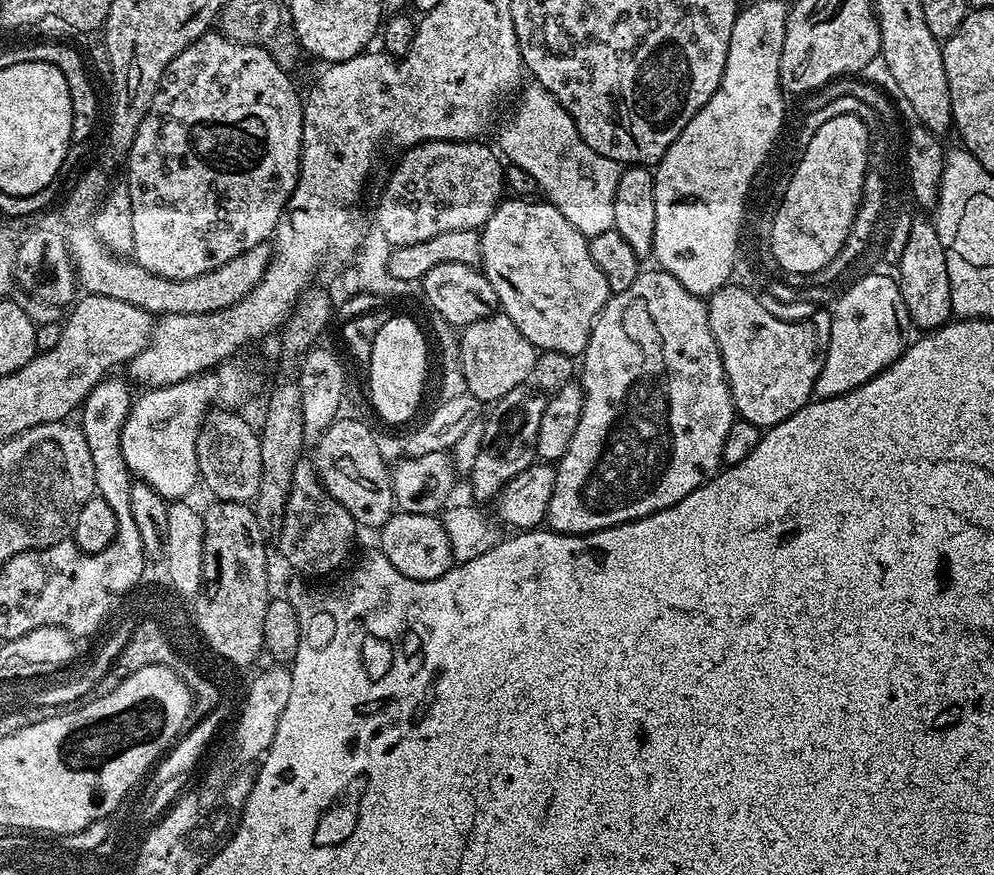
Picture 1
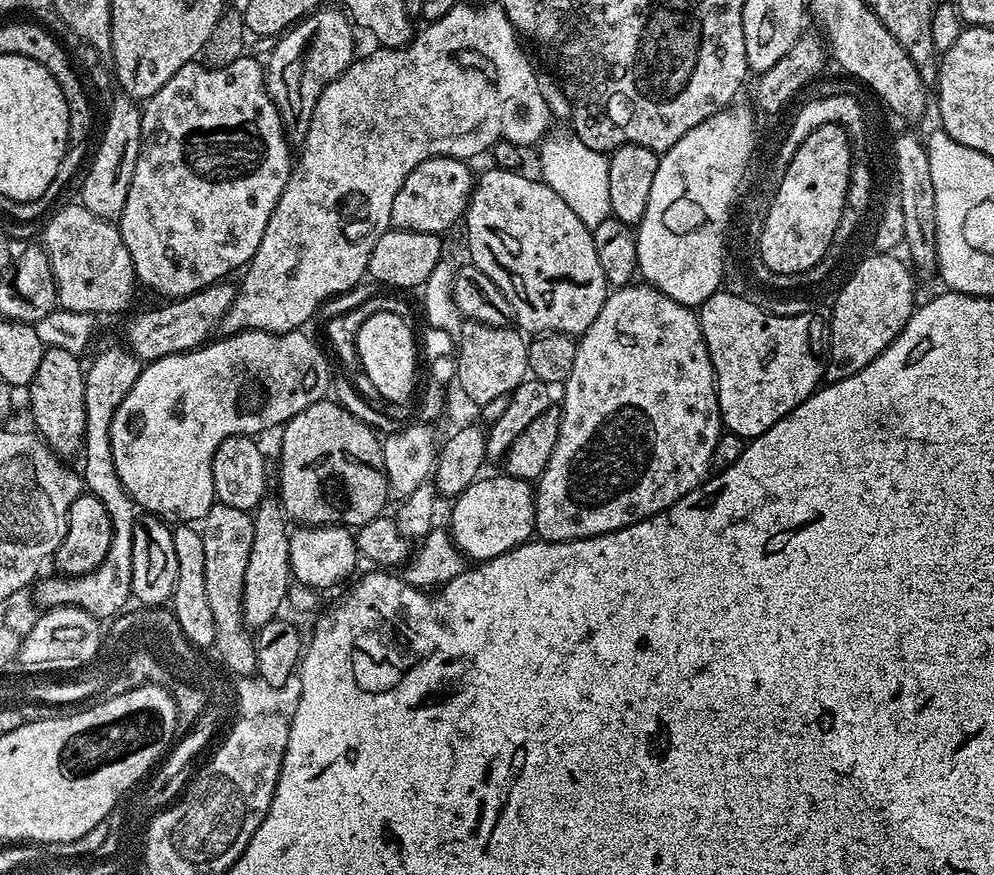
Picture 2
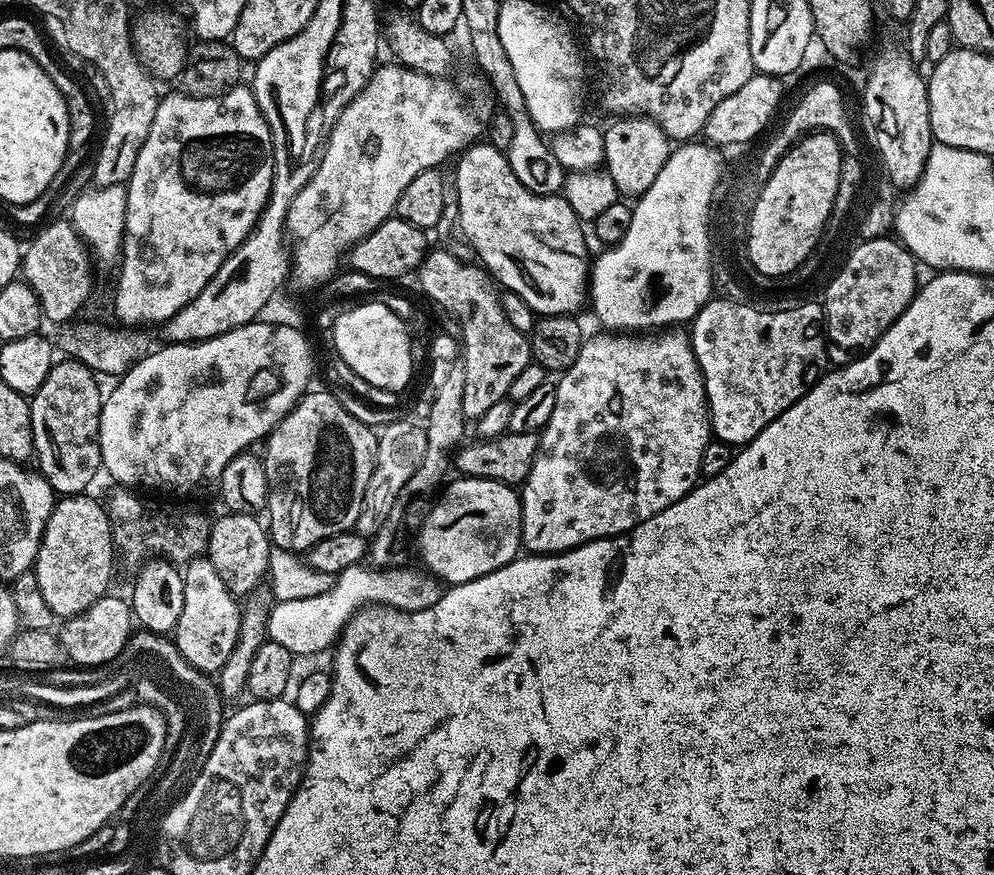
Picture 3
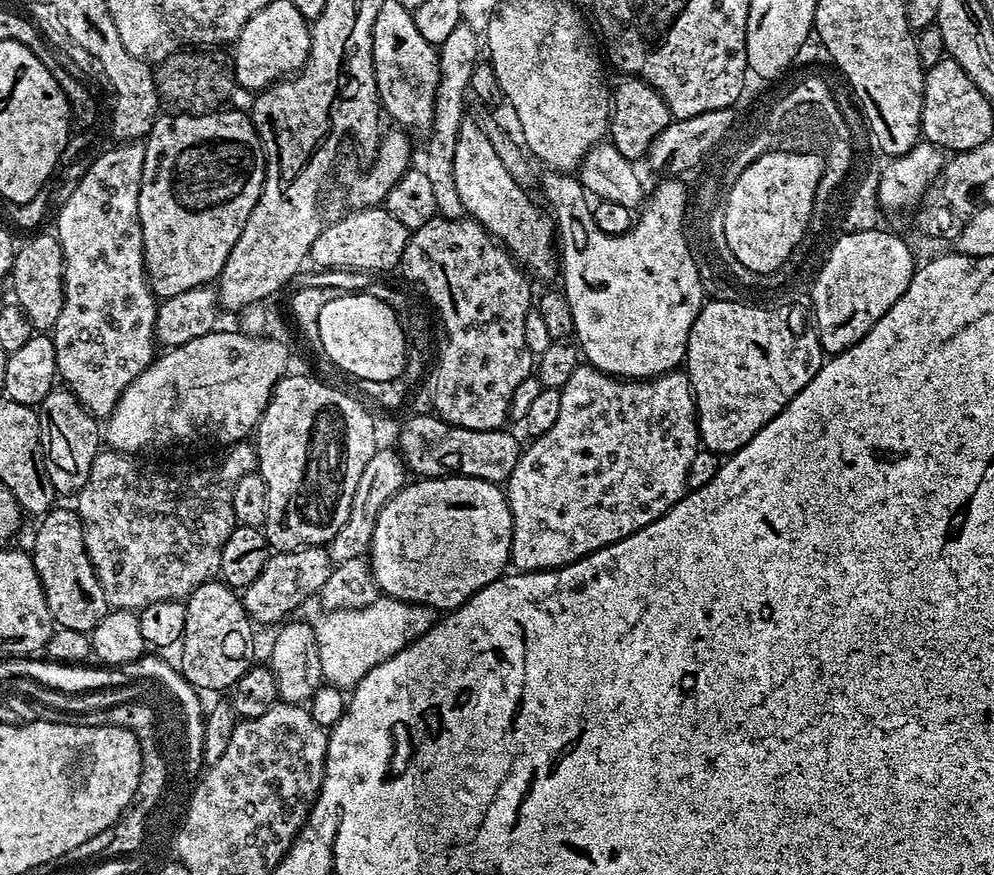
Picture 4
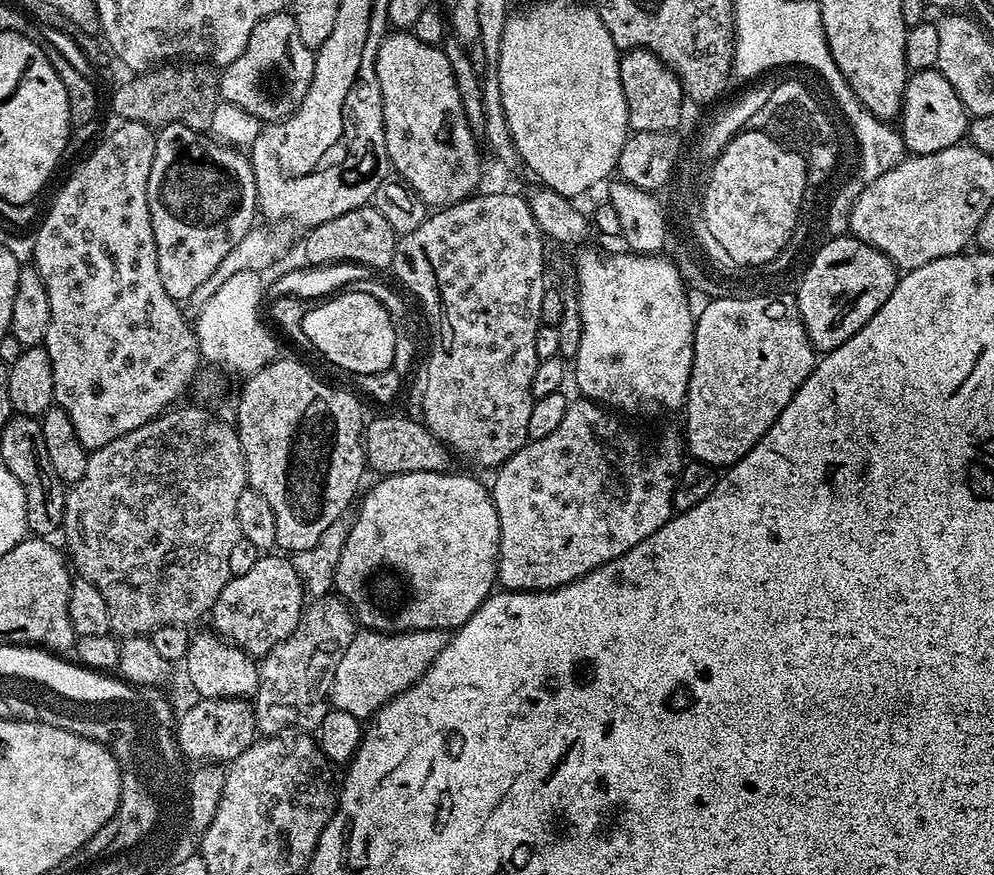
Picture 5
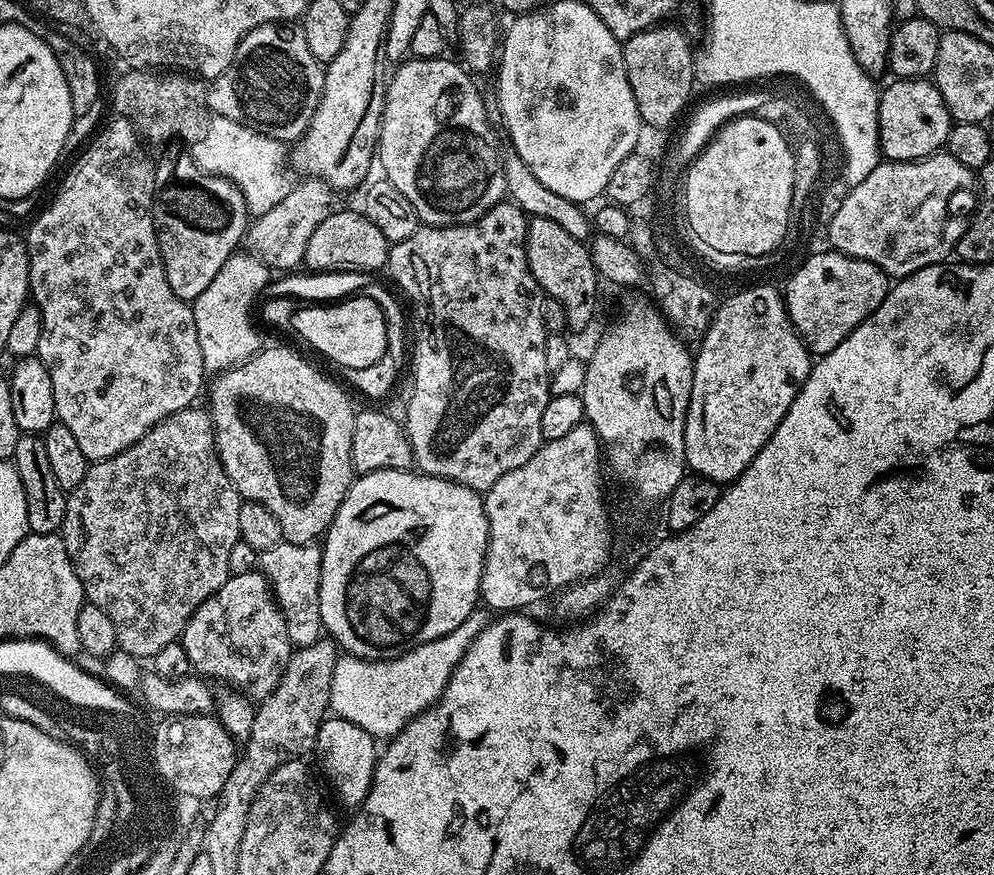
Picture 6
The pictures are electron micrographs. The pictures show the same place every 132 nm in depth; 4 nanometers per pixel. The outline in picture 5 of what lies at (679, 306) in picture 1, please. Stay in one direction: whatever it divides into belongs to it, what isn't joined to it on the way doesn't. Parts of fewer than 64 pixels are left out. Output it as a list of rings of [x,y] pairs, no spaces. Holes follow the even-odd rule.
[[[576,398],[569,403],[566,415],[562,417],[560,425],[554,429],[554,434],[546,438],[529,440],[524,447],[499,468],[495,469],[496,481],[490,484],[492,501],[498,510],[498,522],[500,523],[500,560],[496,564],[498,584],[501,589],[510,592],[549,592],[552,588],[561,588],[578,578],[582,578],[587,572],[593,572],[602,567],[606,562],[626,554],[638,542],[650,538],[654,530],[658,530],[672,519],[674,509],[672,507],[672,495],[676,489],[676,480],[680,477],[680,469],[686,463],[686,448],[682,443],[679,431],[672,428],[664,428],[653,436],[643,436],[640,432],[620,432],[620,424],[612,416],[613,413],[607,407],[601,406],[595,400]]]

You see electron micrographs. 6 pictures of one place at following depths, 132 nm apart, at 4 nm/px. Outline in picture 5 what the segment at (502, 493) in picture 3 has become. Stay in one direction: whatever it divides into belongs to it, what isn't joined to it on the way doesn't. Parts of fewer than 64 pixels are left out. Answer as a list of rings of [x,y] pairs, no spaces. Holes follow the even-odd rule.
[[[407,472],[397,476],[385,476],[377,479],[377,484],[363,493],[359,501],[360,513],[355,513],[352,529],[346,538],[346,547],[342,550],[342,558],[338,558],[338,570],[334,581],[335,591],[341,600],[352,609],[356,623],[361,629],[374,632],[413,632],[414,630],[434,630],[442,628],[455,630],[471,618],[474,610],[482,606],[482,602],[492,595],[498,584],[496,564],[500,560],[500,523],[498,510],[492,501],[492,493],[484,488],[472,476],[452,476],[446,472]]]

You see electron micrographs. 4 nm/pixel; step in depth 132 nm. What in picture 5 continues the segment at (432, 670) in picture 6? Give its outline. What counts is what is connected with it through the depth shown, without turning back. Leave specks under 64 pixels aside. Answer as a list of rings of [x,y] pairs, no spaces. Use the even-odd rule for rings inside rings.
[[[442,628],[413,632],[357,631],[350,646],[346,646],[346,654],[342,654],[342,662],[338,662],[331,707],[361,718],[375,716],[383,704],[389,704],[426,674],[434,658],[448,645],[448,638],[449,633]]]

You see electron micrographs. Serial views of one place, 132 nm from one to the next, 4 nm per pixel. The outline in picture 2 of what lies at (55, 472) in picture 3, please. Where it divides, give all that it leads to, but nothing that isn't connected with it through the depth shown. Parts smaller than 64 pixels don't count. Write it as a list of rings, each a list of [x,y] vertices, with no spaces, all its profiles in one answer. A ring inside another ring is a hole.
[[[45,347],[38,374],[27,385],[28,404],[32,407],[32,424],[41,440],[61,458],[79,457],[84,447],[86,430],[86,368],[68,348]]]

